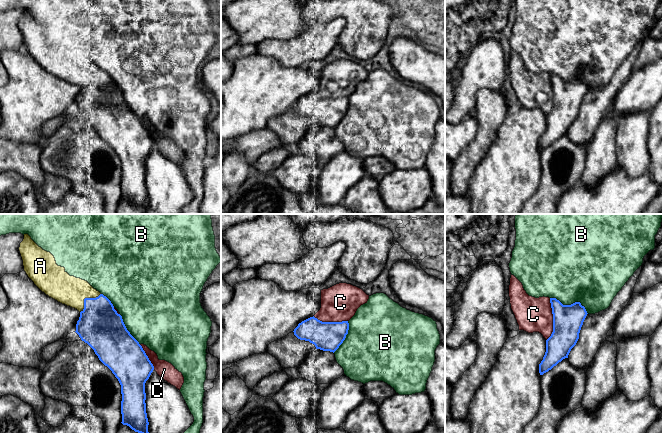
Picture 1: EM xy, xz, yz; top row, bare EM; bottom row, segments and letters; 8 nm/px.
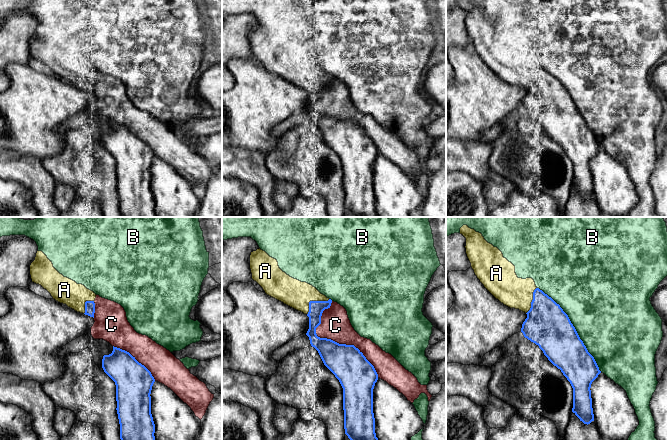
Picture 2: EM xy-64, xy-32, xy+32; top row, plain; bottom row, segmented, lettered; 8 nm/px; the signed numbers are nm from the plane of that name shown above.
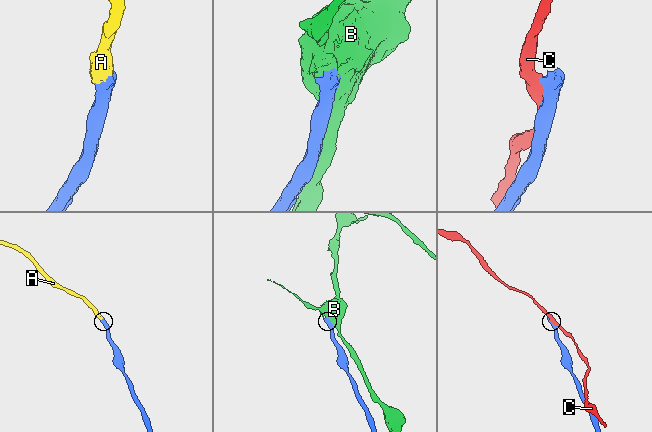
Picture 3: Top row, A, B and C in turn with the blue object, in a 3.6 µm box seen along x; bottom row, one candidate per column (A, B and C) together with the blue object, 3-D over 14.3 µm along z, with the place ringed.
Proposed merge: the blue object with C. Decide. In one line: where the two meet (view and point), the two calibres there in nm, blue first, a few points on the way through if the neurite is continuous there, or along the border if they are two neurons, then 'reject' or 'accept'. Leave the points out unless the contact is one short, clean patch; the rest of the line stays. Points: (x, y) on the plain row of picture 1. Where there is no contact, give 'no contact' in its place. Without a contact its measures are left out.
contact yz (553, 95); calibres 240 and 280 nm; reject

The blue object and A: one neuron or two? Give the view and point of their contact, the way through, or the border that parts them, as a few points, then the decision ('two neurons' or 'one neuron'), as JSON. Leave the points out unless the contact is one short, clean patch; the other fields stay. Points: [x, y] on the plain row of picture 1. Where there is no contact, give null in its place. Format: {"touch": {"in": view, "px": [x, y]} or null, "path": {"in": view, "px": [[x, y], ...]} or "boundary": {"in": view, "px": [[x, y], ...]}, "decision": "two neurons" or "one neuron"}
{"touch": {"in": "xy", "px": [85, 74]}, "decision": "one neuron"}

